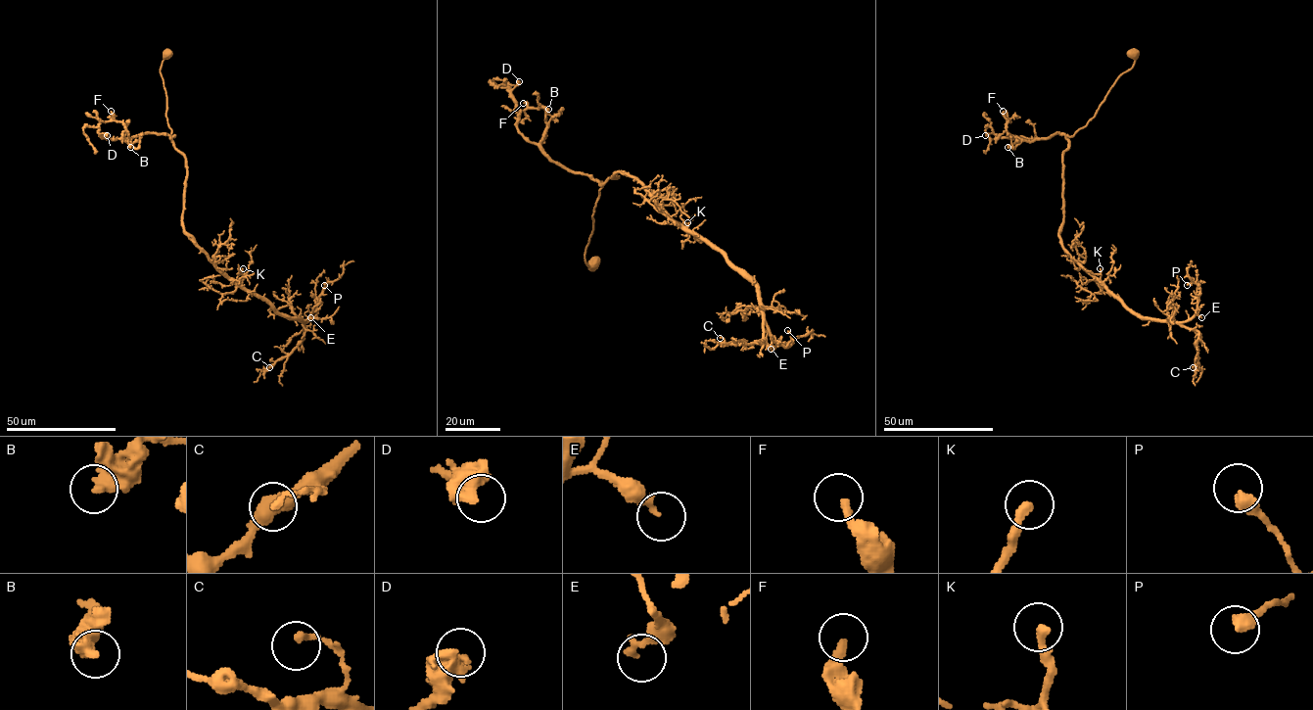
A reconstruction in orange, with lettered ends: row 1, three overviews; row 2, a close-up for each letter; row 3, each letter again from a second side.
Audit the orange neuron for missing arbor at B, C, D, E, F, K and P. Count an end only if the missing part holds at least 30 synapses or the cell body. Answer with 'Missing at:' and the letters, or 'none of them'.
Missing at: K

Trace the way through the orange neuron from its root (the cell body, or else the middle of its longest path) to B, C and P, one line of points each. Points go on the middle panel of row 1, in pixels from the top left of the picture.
B: (591, 263), (586, 263), (585, 250), (603, 184), (567, 170), (543, 151), (540, 140), (548, 109)
C: (591, 263), (585, 250), (599, 183), (633, 175), (755, 286), (763, 345), (720, 338)
P: (591, 263), (585, 250), (599, 183), (624, 172), (755, 286), (776, 343), (792, 342), (787, 330)

